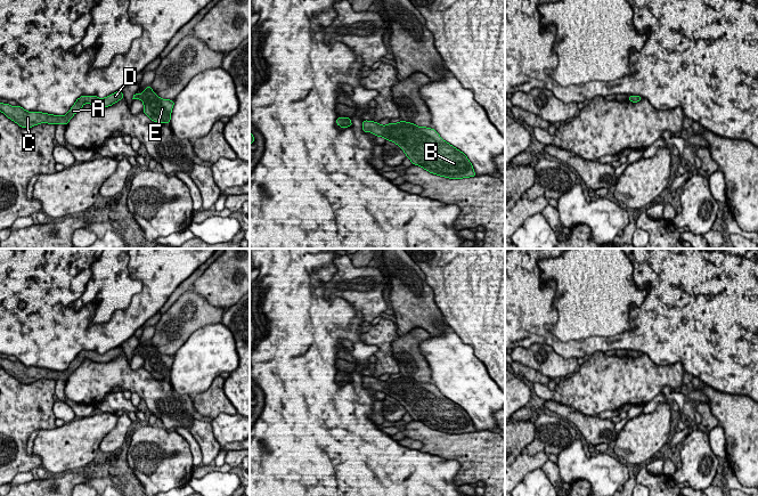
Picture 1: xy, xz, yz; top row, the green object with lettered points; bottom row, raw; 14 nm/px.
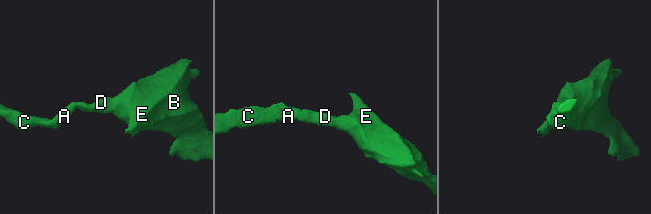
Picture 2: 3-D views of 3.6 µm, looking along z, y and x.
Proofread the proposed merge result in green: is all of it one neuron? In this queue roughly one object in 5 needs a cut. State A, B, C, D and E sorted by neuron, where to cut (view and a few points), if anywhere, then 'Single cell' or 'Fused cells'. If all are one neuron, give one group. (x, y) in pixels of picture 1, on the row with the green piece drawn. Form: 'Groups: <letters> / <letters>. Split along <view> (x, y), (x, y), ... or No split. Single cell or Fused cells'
Groups: A B C D E. No split. Single cell

